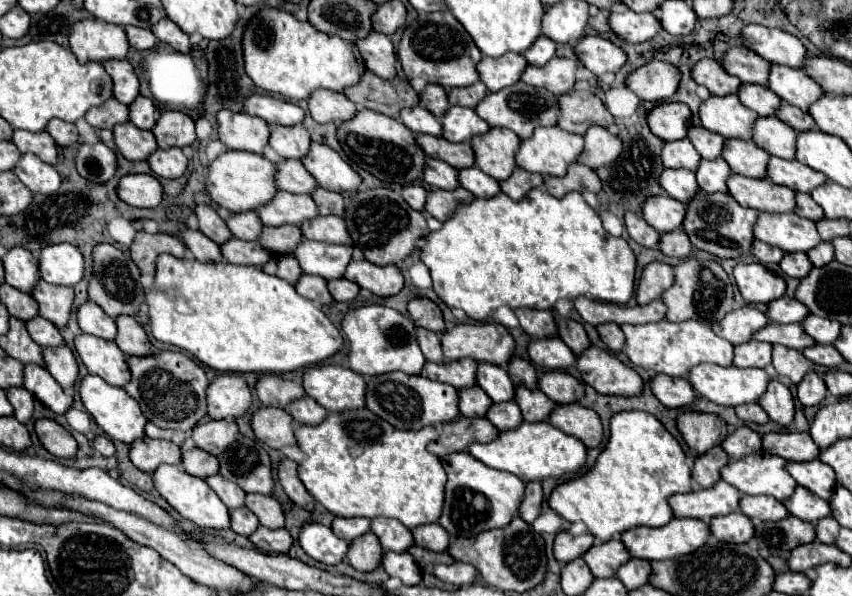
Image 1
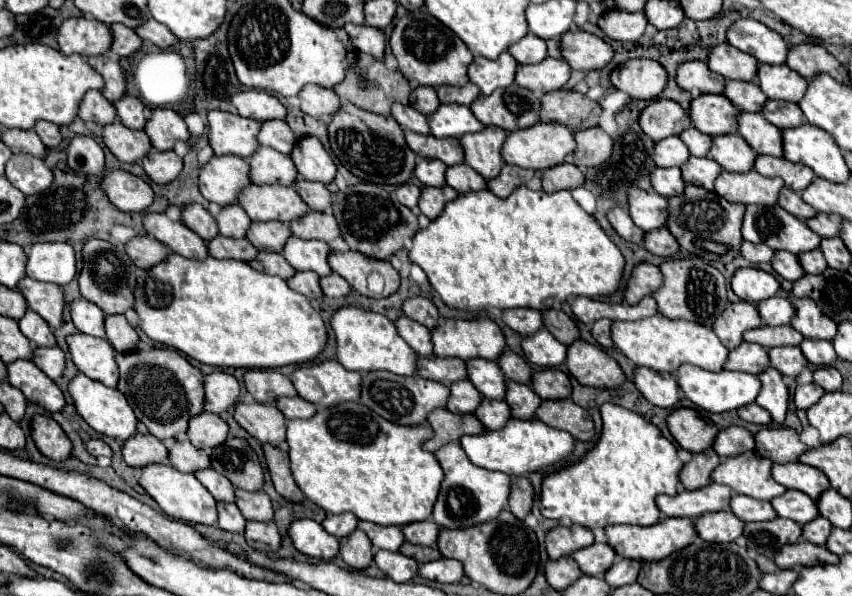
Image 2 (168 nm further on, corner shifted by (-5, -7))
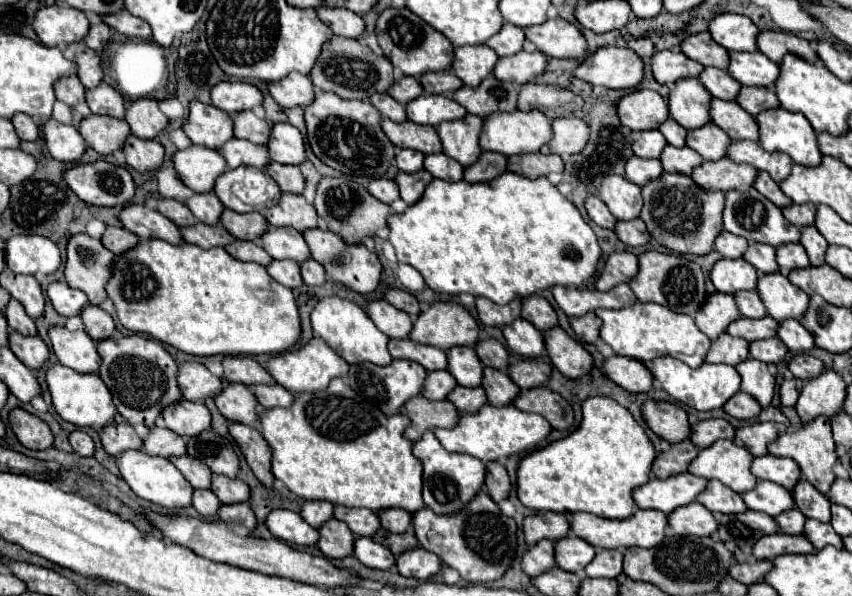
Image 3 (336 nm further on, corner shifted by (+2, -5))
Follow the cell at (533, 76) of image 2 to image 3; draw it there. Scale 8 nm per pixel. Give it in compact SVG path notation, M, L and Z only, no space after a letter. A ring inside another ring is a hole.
M521 50L519 54L499 58L493 68L493 74L497 80L503 80L503 82L525 84L531 78L537 78L545 70L545 64L547 64L547 58L539 50L535 52Z

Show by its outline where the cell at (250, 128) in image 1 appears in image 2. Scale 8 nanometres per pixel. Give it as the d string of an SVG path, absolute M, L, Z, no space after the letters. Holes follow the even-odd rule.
M220 110L208 112L208 122L210 122L210 146L218 156L232 154L248 160L258 150L260 122Z

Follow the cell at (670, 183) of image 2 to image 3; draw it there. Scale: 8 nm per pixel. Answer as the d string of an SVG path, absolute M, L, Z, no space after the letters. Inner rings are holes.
M631 156L625 162L625 178L637 186L643 186L643 182L649 182L651 178L659 176L659 172L663 172L663 168L661 168L661 162L655 158Z

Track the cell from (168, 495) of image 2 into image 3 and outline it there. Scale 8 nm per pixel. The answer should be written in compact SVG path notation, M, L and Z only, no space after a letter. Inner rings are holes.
M125 450L117 456L117 466L119 466L119 472L121 472L123 480L129 484L129 488L139 498L143 498L147 502L153 502L157 506L163 506L167 510L191 506L193 486L183 478L183 474L179 474L179 470L175 470L175 466L167 458L149 456L143 450Z

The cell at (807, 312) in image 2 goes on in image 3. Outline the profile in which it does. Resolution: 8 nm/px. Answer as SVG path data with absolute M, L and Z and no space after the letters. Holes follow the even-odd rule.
M781 272L761 274L757 280L757 294L763 298L763 304L775 320L783 318L801 318L809 306L809 296L793 286Z

